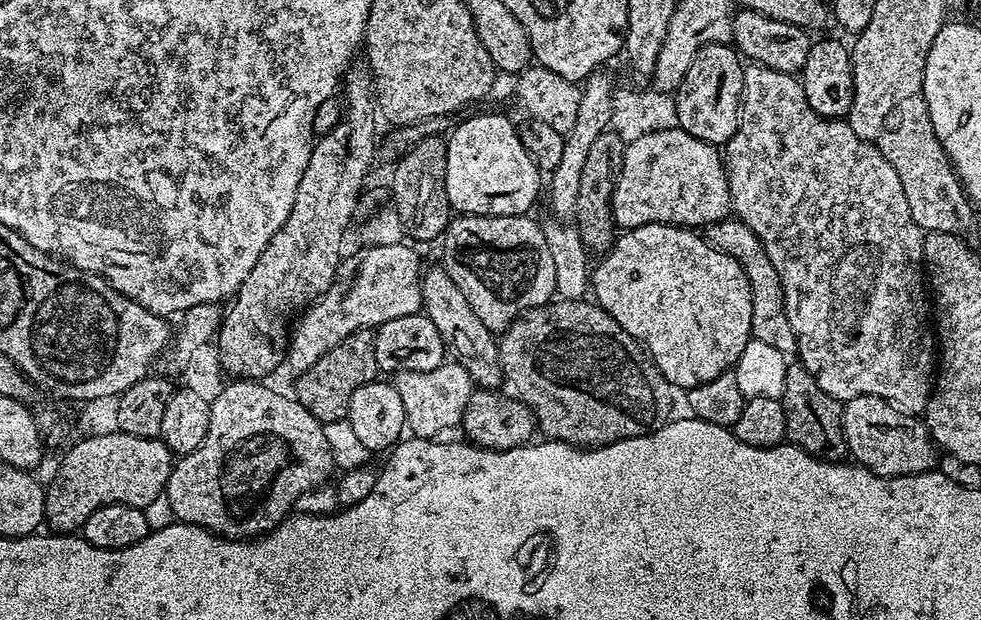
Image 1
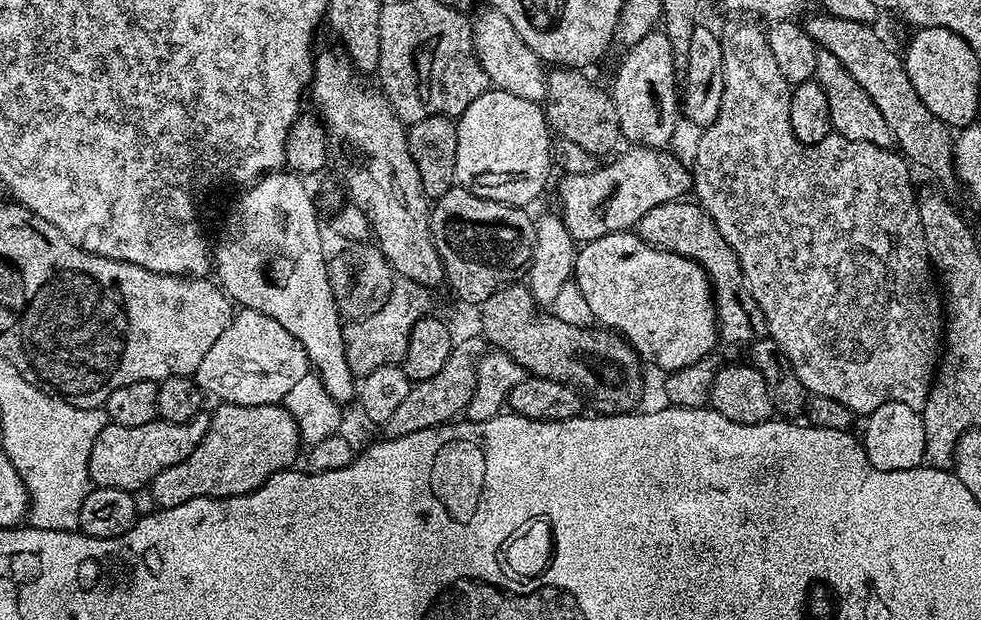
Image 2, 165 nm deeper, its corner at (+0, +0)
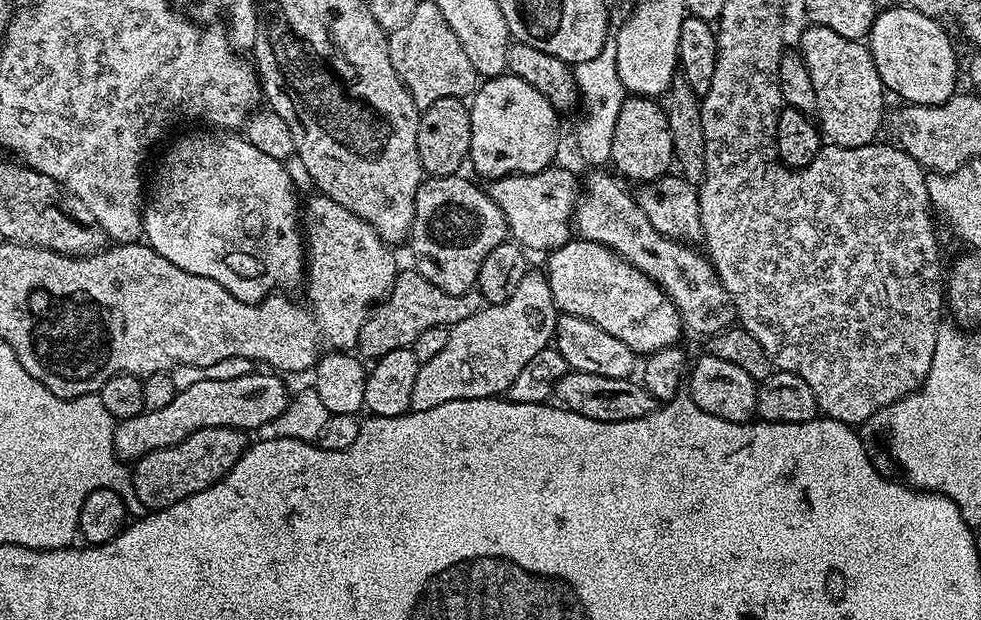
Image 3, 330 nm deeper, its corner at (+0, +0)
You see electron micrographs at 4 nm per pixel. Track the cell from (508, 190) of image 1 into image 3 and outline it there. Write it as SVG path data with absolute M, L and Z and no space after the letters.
M511 74L493 76L485 79L483 83L477 87L470 100L470 150L468 151L470 168L472 164L473 170L476 171L478 175L488 176L487 179L489 181L494 181L503 176L513 176L519 172L522 174L534 174L538 170L549 167L549 165L555 161L552 159L556 156L556 139L560 136L560 124L556 119L558 119L556 107L554 107L545 96L538 94L538 90L534 90L534 86L530 86L530 82L522 82L522 78L518 78Z

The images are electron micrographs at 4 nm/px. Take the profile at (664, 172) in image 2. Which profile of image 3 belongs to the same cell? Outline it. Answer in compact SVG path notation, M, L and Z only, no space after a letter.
M549 166L534 174L519 172L513 176L503 176L491 181L486 188L488 197L496 203L498 210L502 210L502 214L508 222L509 237L529 253L541 252L541 254L547 254L554 251L555 248L560 248L563 244L568 243L570 233L574 228L574 213L582 195L582 184L578 176L576 180L575 174L570 169L556 167Z

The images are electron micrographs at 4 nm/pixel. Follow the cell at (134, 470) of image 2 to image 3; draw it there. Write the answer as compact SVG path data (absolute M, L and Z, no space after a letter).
M253 370L242 374L242 378L207 380L194 382L194 386L177 392L173 401L162 409L143 411L134 418L119 421L114 430L114 450L121 461L135 462L146 454L163 448L173 448L190 434L207 428L239 428L259 430L286 410L290 393L279 375L268 370Z

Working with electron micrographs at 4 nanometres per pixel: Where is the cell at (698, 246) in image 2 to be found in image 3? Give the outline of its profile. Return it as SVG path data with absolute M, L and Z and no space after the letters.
M592 170L588 177L583 177L582 195L574 213L575 235L582 240L604 244L642 270L642 274L653 280L668 295L670 302L674 302L681 325L687 331L689 328L701 338L707 338L729 327L736 308L732 305L730 294L726 294L712 261L693 245L658 234L658 230L650 226L650 218L646 218L636 205L635 195L627 192L623 188L625 185L611 171L604 171L608 170Z

